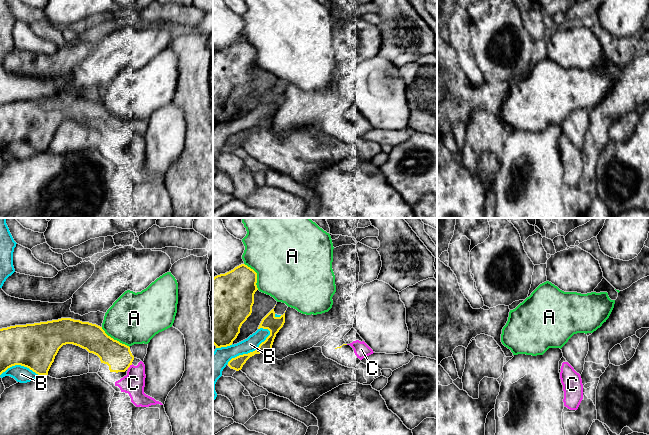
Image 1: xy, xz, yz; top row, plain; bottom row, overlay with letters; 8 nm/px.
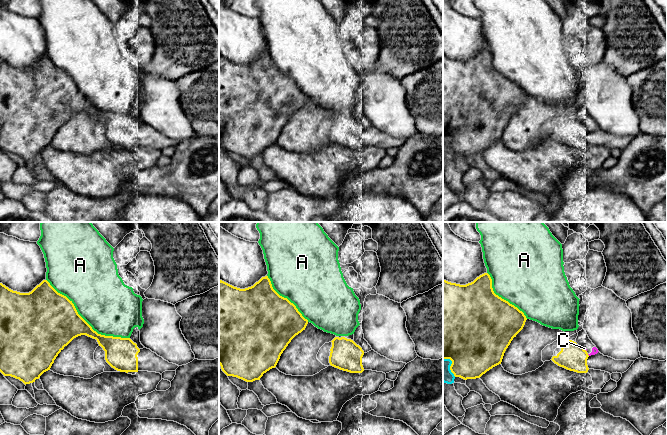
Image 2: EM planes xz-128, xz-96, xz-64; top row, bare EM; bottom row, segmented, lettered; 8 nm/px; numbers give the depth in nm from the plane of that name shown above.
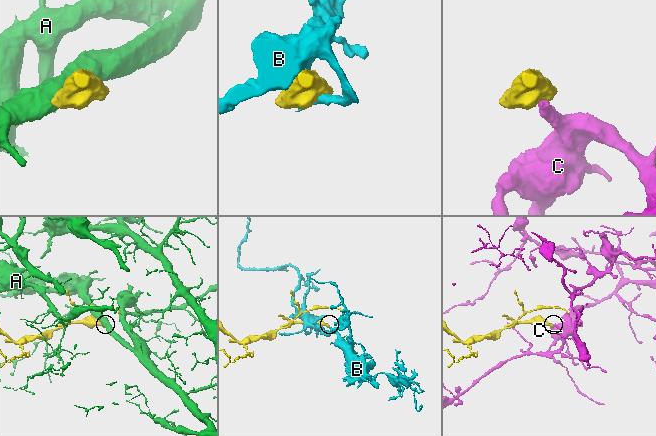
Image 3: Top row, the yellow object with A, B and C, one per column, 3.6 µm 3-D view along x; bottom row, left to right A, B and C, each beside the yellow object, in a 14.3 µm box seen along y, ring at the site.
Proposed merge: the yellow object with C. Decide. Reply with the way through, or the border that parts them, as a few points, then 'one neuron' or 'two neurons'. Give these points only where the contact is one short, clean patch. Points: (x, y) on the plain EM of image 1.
one neuron

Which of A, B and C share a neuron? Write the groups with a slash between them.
A / B / C

